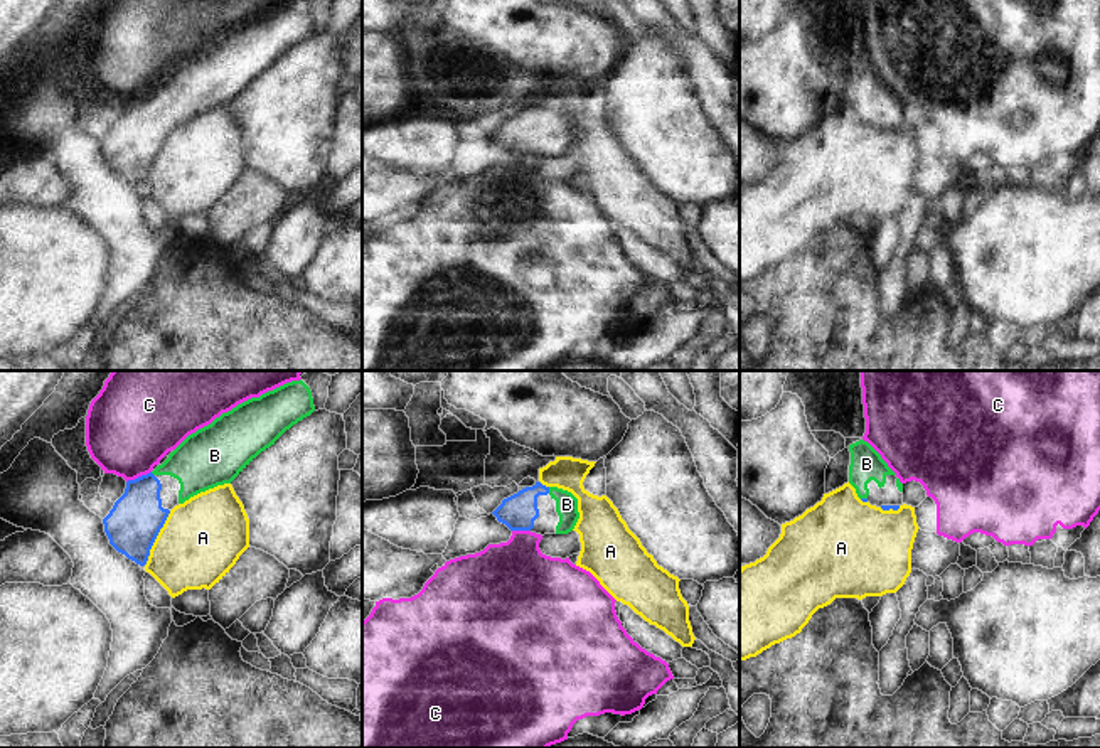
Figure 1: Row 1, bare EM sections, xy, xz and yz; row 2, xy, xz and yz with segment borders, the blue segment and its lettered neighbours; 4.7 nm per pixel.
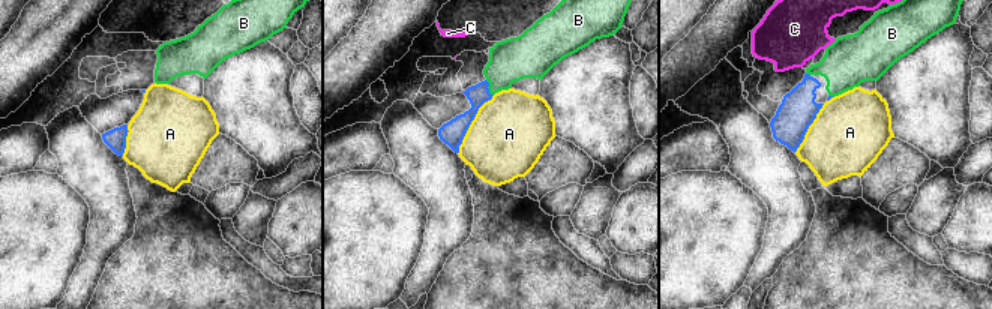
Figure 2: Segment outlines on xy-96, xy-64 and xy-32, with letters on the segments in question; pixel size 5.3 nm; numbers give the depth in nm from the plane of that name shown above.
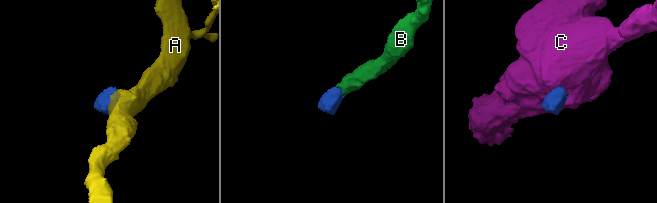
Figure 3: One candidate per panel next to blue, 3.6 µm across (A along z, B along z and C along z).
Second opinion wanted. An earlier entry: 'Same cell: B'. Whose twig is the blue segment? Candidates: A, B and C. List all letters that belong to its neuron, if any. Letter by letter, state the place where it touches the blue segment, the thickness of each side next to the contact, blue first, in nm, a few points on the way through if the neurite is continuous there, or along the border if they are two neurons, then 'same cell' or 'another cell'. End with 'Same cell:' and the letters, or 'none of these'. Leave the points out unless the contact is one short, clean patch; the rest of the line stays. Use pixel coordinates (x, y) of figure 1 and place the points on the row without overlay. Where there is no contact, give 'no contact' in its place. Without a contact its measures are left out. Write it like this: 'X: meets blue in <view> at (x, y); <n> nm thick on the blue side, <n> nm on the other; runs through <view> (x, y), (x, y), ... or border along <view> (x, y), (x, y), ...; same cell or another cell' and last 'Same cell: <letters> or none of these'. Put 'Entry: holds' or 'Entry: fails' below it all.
A: meets blue in xy at (155, 160); 260 nm thick on the blue side, 380 nm on the other; border along xy (170, 133), (144, 187); another cell
B: meets blue in xz at (548, 113); 170 nm thick on the blue side, 110 nm on the other; runs through xz (519, 133), (538, 113), (548, 113), (566, 127); same cell
C: meets blue in xy at (138, 100); 260 nm thick on the blue side, 420 nm on the other; border along xy (150, 93), (127, 105); another cell
Same cell: B
Entry: holds

